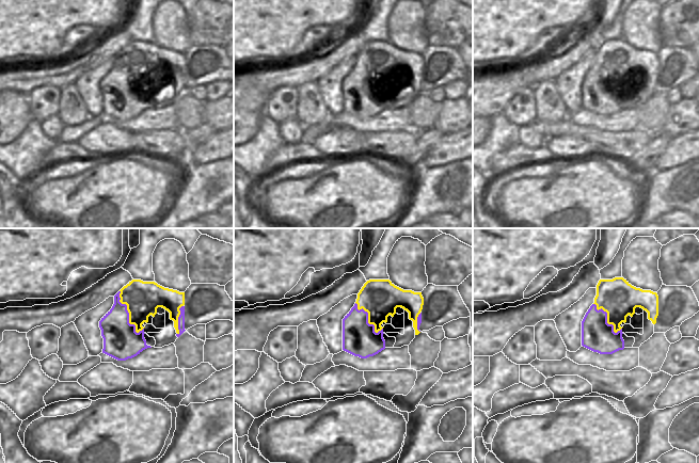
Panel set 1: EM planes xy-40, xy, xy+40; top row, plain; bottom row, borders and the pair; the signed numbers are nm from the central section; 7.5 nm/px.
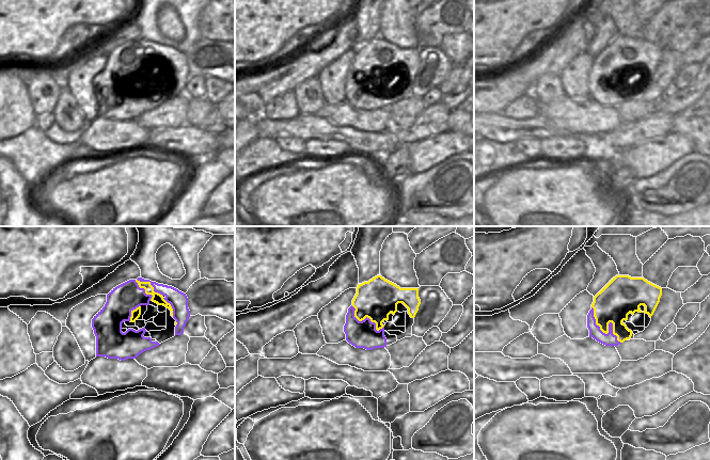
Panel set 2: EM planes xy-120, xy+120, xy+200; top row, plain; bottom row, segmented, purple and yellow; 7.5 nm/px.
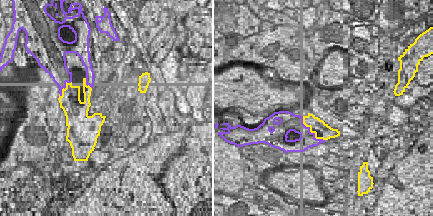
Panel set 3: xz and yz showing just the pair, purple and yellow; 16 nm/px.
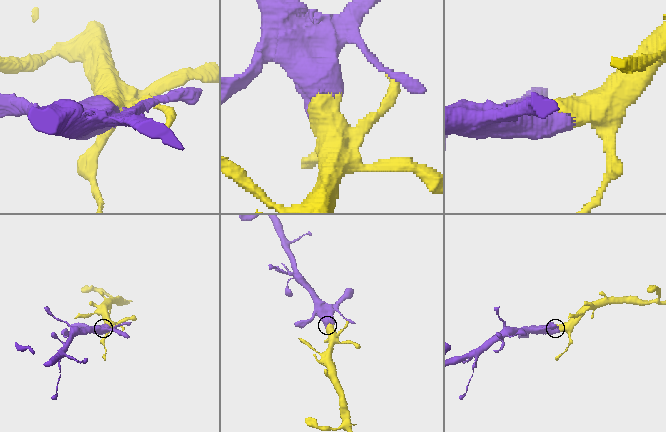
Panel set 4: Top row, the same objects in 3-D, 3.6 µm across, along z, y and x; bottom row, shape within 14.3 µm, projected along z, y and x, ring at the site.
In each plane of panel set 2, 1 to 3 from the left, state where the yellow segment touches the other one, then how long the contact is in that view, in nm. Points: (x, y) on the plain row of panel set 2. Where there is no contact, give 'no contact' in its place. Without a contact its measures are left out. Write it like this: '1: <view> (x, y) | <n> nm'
1: xy-120 (151, 45) | 240 nm
2: xy+120 (366, 78) | 300 nm
3: xy+200 (609, 92) | 360 nm

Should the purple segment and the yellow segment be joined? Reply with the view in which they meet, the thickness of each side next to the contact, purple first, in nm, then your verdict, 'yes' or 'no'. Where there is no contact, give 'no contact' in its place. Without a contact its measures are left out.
xy-40 | 280/260 nm | yes

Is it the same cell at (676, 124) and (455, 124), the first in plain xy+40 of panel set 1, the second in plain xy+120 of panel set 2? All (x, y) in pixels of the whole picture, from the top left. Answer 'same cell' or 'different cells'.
different cells

